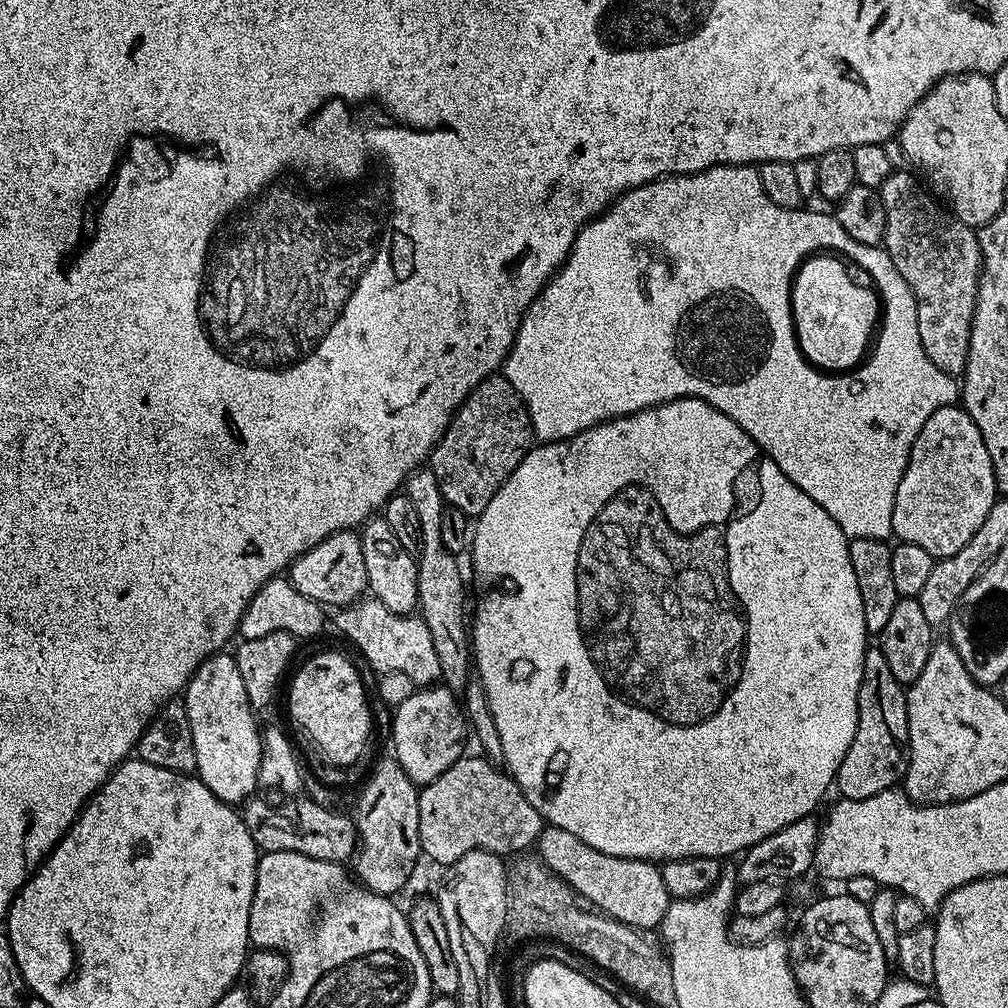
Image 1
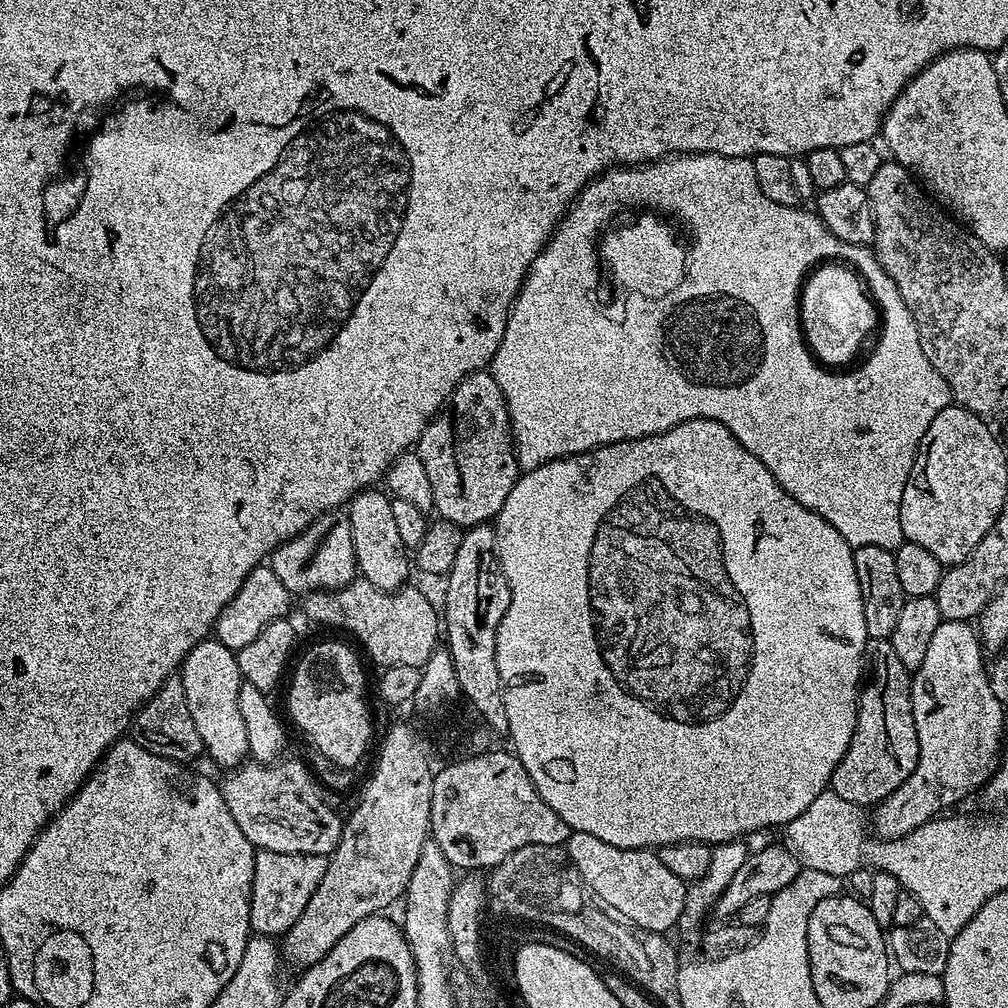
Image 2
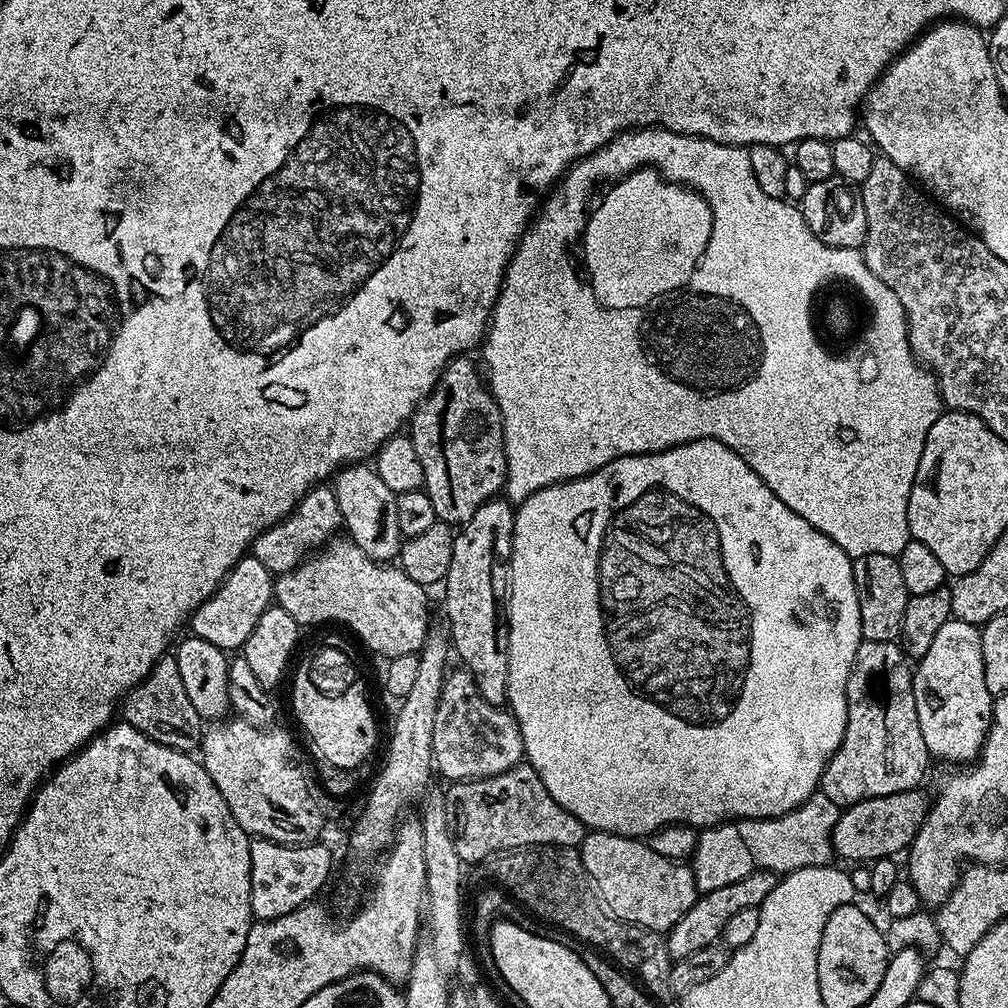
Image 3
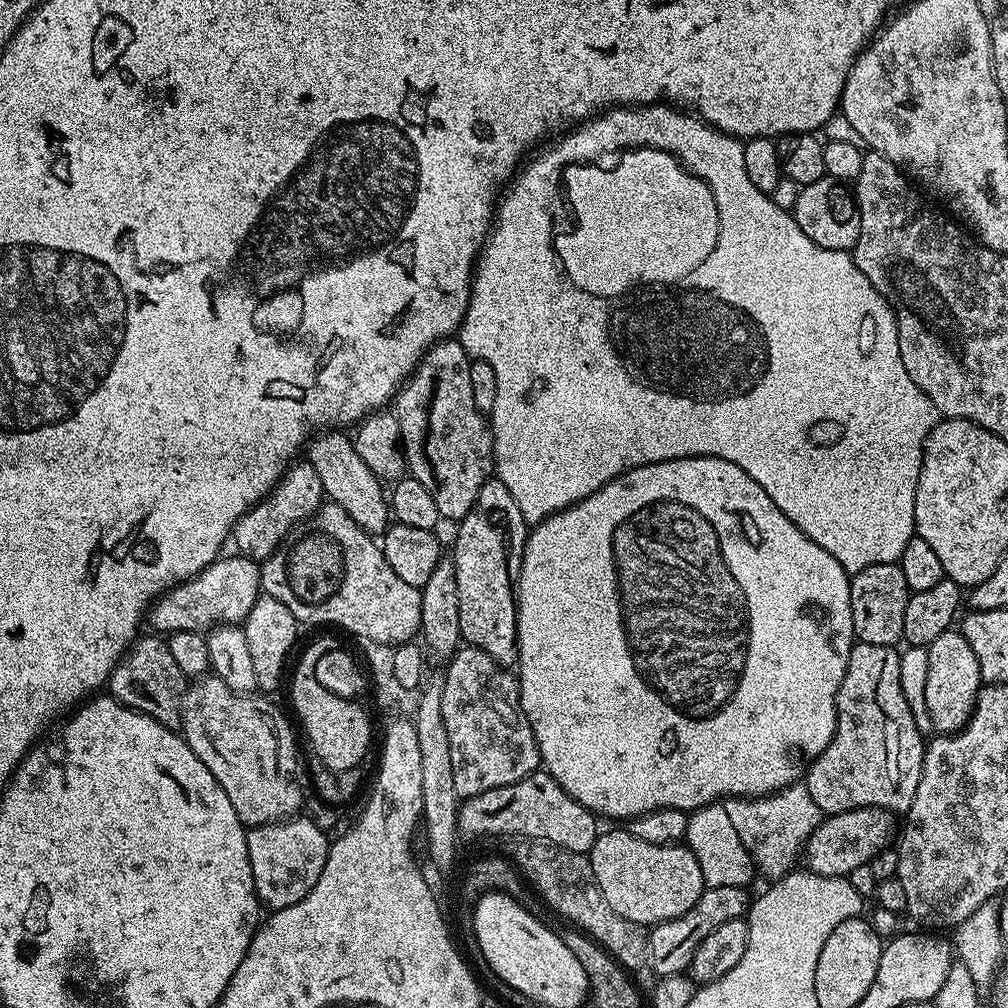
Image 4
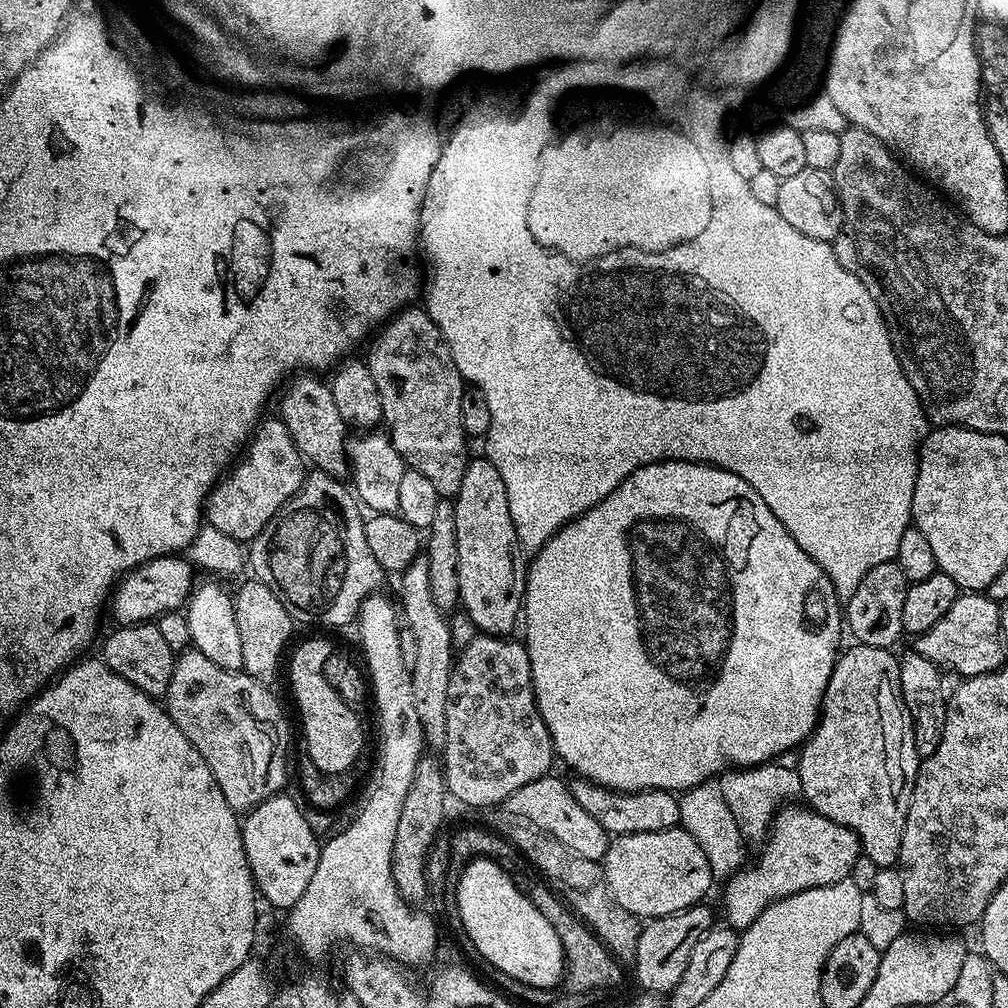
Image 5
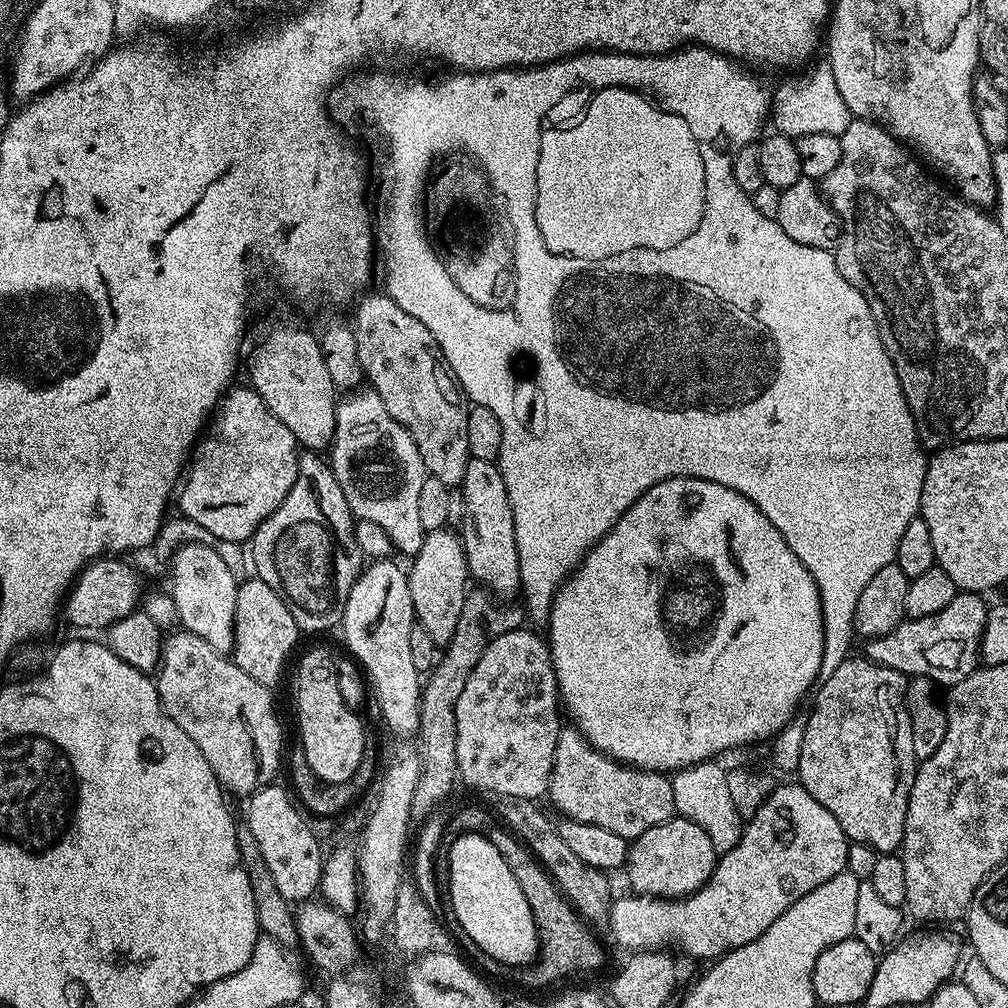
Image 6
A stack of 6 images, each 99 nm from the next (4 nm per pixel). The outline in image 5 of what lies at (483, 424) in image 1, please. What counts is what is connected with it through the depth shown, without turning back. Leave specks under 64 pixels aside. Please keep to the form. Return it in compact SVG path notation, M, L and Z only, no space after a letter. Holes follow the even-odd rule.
M405 311L400 322L378 341L372 348L366 365L374 382L378 386L378 394L382 398L384 411L383 423L388 424L387 435L404 459L408 468L418 470L434 485L434 490L442 498L456 498L464 487L464 472L470 463L468 444L464 441L464 388L466 381L461 376L458 366L454 366L454 358L450 354L440 327L433 321L427 311Z

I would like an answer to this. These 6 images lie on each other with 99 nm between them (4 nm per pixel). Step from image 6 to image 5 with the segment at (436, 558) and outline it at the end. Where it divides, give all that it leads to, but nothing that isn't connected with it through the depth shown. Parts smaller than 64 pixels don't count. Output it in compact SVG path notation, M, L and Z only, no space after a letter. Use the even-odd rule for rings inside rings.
M427 563L412 564L399 580L398 604L402 609L407 631L414 636L418 645L418 656L414 667L410 669L414 686L414 706L417 707L418 718L422 722L425 745L429 749L436 748L432 750L443 750L446 746L446 698L450 694L450 678L454 663L452 625L449 617L435 605Z

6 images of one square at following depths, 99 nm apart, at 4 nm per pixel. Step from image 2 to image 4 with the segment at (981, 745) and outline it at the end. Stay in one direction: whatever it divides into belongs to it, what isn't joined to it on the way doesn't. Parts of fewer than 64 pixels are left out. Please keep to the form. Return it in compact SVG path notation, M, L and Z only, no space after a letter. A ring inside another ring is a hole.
M959 630L943 632L927 647L929 665L926 679L926 710L929 711L933 729L940 734L959 732L976 705L976 696L982 687L978 658L974 658L974 650L970 650L970 642ZM855 808L842 814L834 814L821 819L820 824L810 834L808 843L804 845L803 859L808 859L807 871L819 875L848 877L850 870L857 866L870 864L876 856L893 843L893 813L884 808Z

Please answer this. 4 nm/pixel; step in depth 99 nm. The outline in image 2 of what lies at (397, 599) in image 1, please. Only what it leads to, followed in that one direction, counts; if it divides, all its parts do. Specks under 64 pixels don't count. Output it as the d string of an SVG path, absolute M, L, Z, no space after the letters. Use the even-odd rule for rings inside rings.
M365 490L352 497L346 508L346 515L350 522L350 535L354 538L354 554L359 575L366 582L378 586L378 590L394 592L409 583L410 550L398 535L396 519L390 511L392 500L383 491L376 491L380 490Z

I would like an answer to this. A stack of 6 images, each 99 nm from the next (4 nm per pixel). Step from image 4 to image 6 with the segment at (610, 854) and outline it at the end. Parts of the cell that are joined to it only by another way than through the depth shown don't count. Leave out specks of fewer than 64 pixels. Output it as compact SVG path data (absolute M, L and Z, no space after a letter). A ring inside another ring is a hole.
M675 815L662 826L650 826L646 834L636 837L631 841L628 849L628 884L633 893L641 896L655 896L657 900L678 900L685 896L692 896L710 878L710 874L716 869L718 853L714 842L710 842L710 834L702 830L694 822L690 822L685 816Z

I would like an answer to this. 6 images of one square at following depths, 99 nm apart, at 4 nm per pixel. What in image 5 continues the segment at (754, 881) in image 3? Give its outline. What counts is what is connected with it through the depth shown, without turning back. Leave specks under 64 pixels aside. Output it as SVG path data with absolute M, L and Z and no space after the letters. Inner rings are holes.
M701 902L669 916L649 919L641 927L634 967L636 980L644 987L641 989L645 993L667 994L678 986L678 978L682 978L682 970L686 970L686 958L690 958L694 942L698 942L698 938L705 936L714 926L712 912L706 905Z

